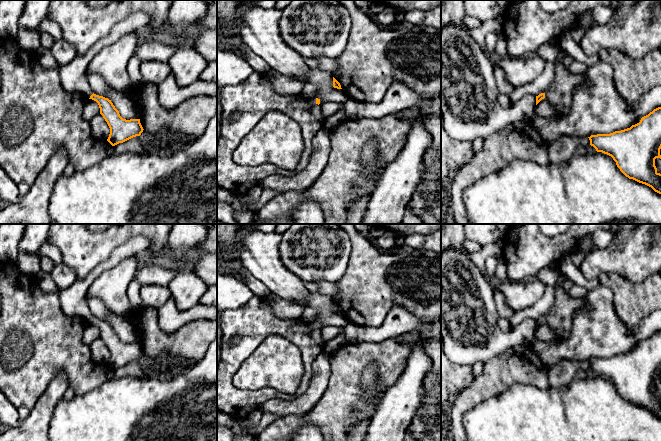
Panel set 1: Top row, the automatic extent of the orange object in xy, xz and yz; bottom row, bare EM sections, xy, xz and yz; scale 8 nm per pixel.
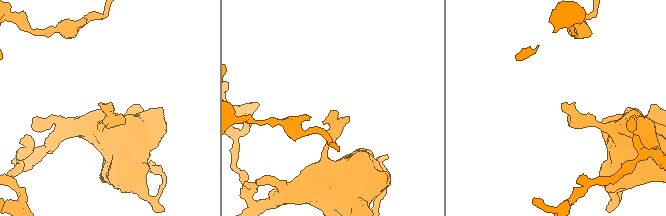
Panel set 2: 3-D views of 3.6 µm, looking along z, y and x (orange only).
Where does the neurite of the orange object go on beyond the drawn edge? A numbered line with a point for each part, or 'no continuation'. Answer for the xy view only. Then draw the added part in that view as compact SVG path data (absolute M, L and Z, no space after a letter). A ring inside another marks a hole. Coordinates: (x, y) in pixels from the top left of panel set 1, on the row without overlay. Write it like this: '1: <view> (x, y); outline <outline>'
1: xy (72, 299); outline M136 236L117 247L109 259L96 266L84 279L76 280L71 286L59 288L51 276L40 270L36 275L40 288L45 292L58 294L64 314L84 318L88 323L93 318L85 301L86 293L91 284L106 270L115 267L122 260L130 256L140 256L151 246L151 242L144 236Z

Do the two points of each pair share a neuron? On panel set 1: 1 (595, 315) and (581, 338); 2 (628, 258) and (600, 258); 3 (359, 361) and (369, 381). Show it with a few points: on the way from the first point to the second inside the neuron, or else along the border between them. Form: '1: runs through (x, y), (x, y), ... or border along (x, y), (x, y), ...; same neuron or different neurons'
1: runs through (595, 321), (595, 324), (587, 332); same neuron
2: runs through (621, 258), (607, 258); same neuron
3: border along (373, 362), (363, 370), (362, 388), (365, 391); different neurons

